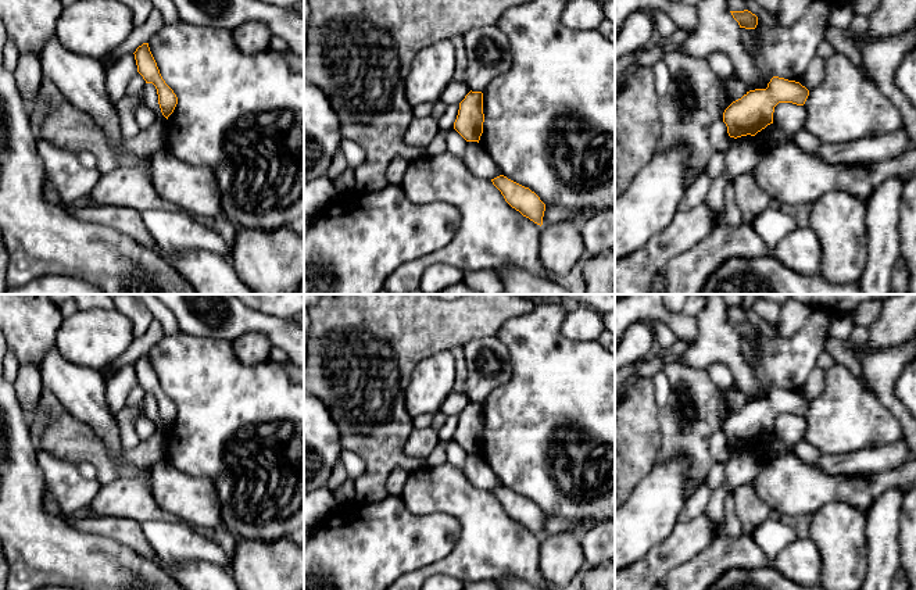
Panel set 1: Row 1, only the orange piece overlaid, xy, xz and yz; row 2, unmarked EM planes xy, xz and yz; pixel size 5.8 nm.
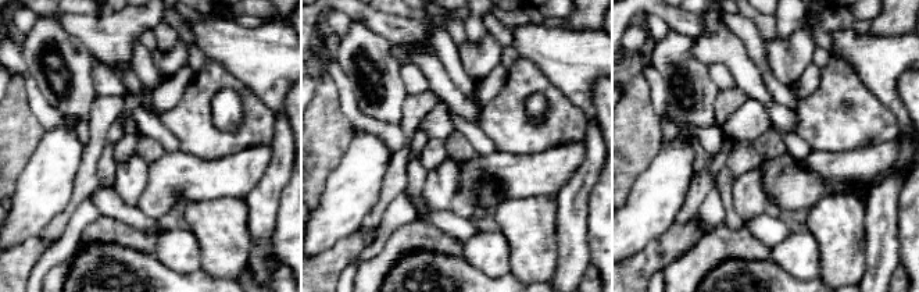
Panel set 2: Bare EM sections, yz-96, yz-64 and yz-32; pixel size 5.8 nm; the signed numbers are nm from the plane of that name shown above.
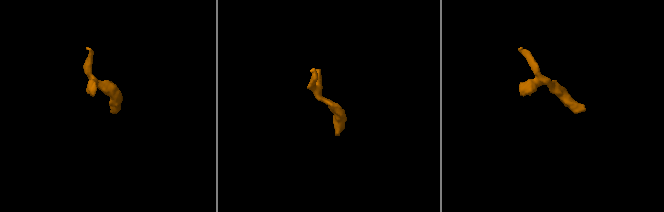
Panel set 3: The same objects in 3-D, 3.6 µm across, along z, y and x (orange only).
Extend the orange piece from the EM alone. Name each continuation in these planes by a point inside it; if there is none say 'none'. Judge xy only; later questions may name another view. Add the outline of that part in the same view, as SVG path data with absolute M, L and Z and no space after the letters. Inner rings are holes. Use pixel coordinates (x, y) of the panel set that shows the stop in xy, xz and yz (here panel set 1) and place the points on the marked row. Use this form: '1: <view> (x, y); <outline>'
none

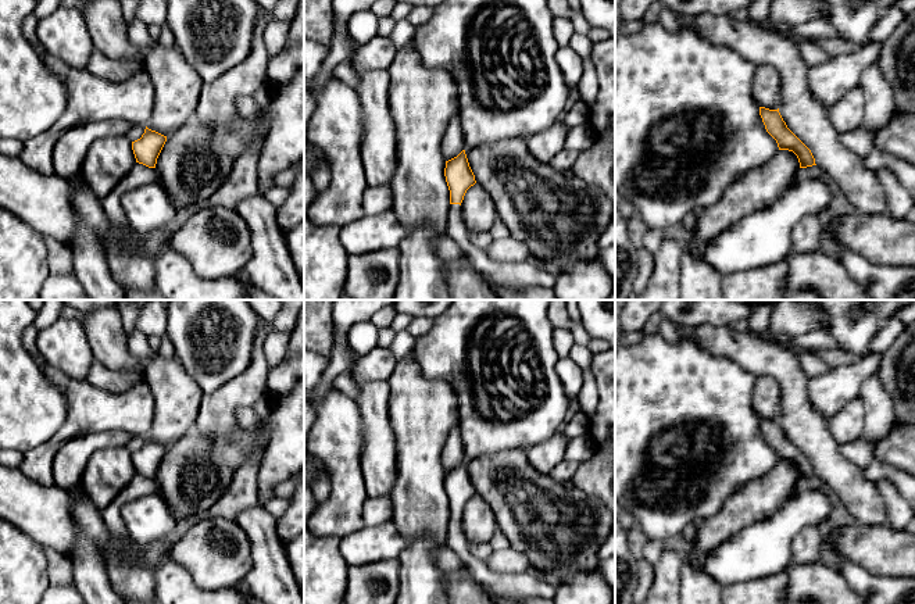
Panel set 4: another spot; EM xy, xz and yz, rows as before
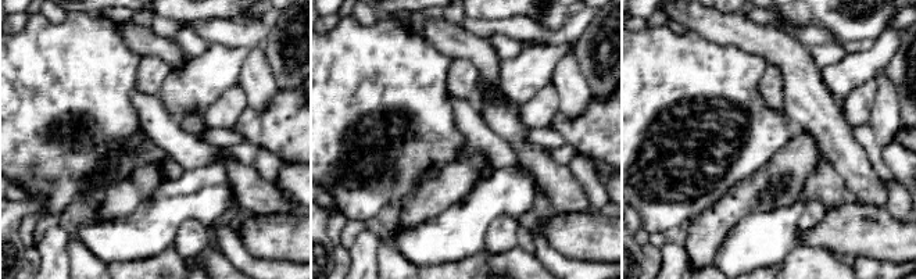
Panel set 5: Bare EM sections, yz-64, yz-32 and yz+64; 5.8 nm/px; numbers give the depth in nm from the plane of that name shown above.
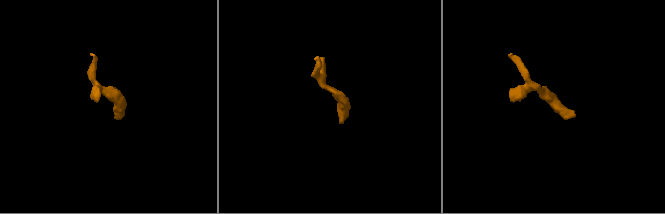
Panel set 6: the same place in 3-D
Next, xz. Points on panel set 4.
1: xz (517, 277); M450 204L447 236L460 246L475 271L494 294L500 285L514 292L521 292L530 286L553 289L555 285L557 275L537 265L533 260L523 262L498 262L490 260L485 249L469 242L467 226L461 218L460 204Z

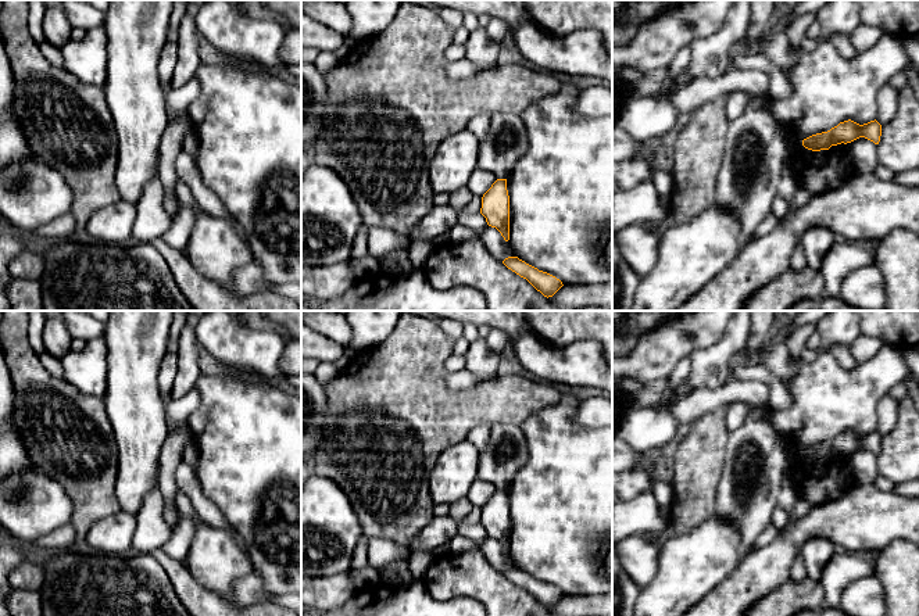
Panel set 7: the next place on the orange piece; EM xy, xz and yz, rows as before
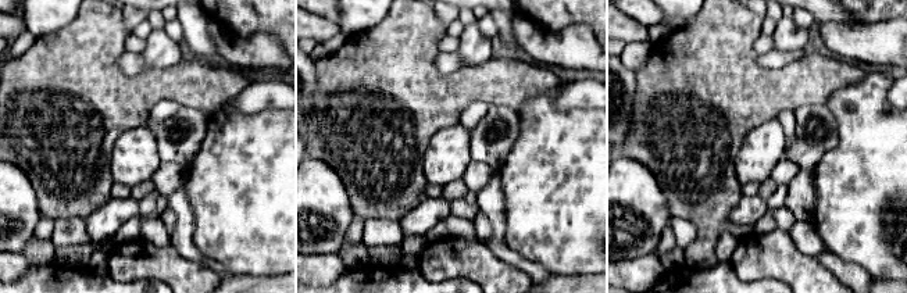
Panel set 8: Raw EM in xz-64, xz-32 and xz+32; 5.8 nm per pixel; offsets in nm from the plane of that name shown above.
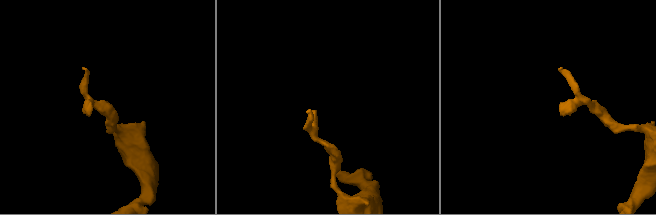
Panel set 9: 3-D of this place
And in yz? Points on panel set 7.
none

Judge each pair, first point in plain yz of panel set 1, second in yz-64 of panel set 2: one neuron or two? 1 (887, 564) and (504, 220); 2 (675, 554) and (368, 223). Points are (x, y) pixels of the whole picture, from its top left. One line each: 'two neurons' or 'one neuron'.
1: two neurons
2: two neurons

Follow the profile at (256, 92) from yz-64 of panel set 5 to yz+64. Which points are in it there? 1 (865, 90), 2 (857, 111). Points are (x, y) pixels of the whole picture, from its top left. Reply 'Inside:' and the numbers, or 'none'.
Inside: none

